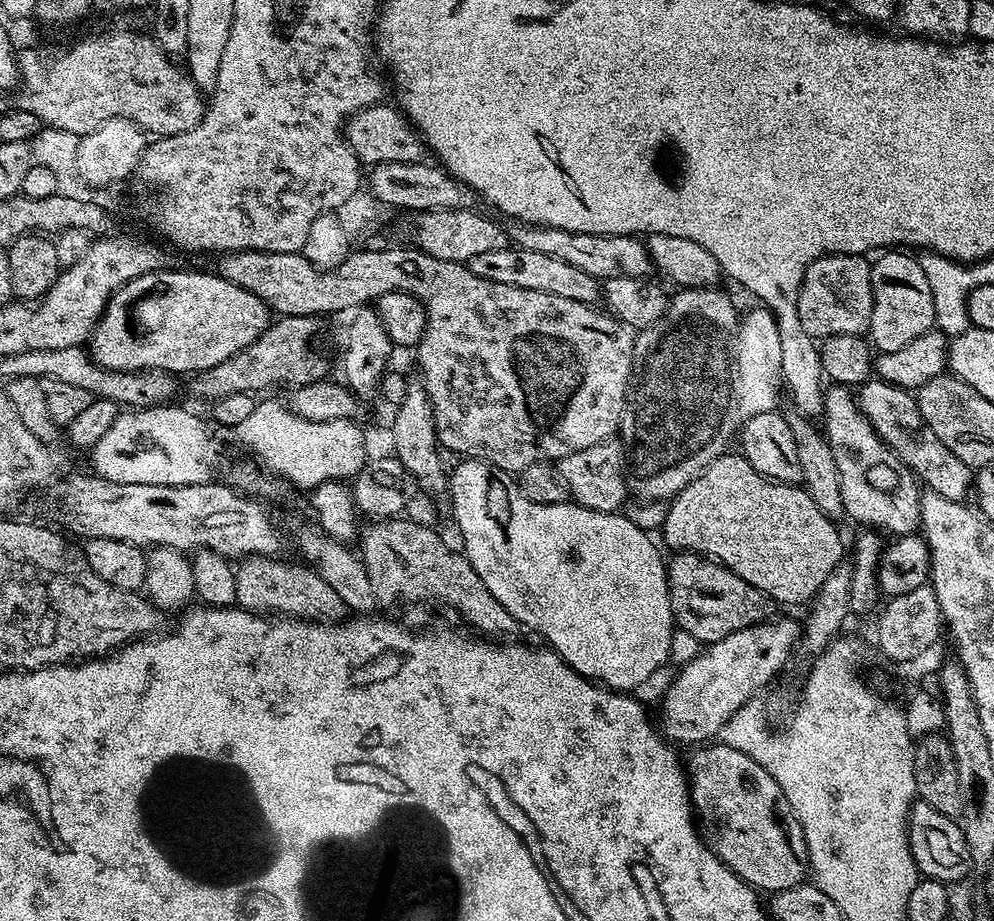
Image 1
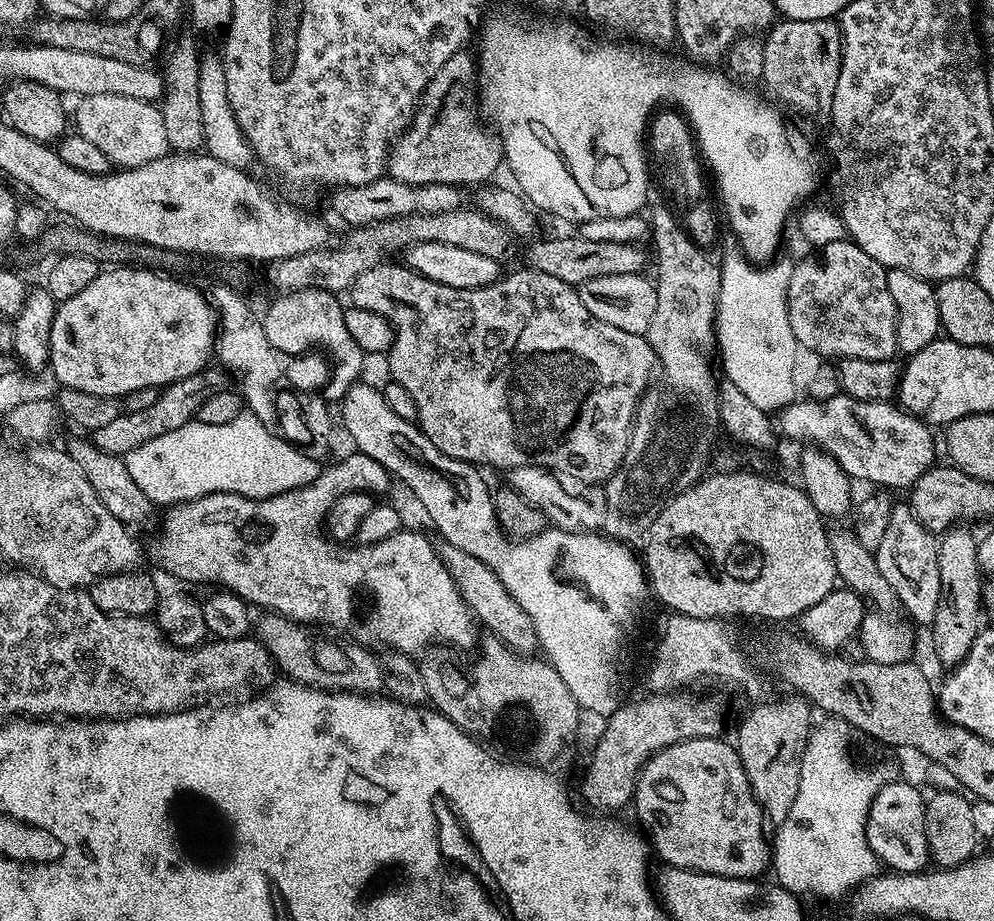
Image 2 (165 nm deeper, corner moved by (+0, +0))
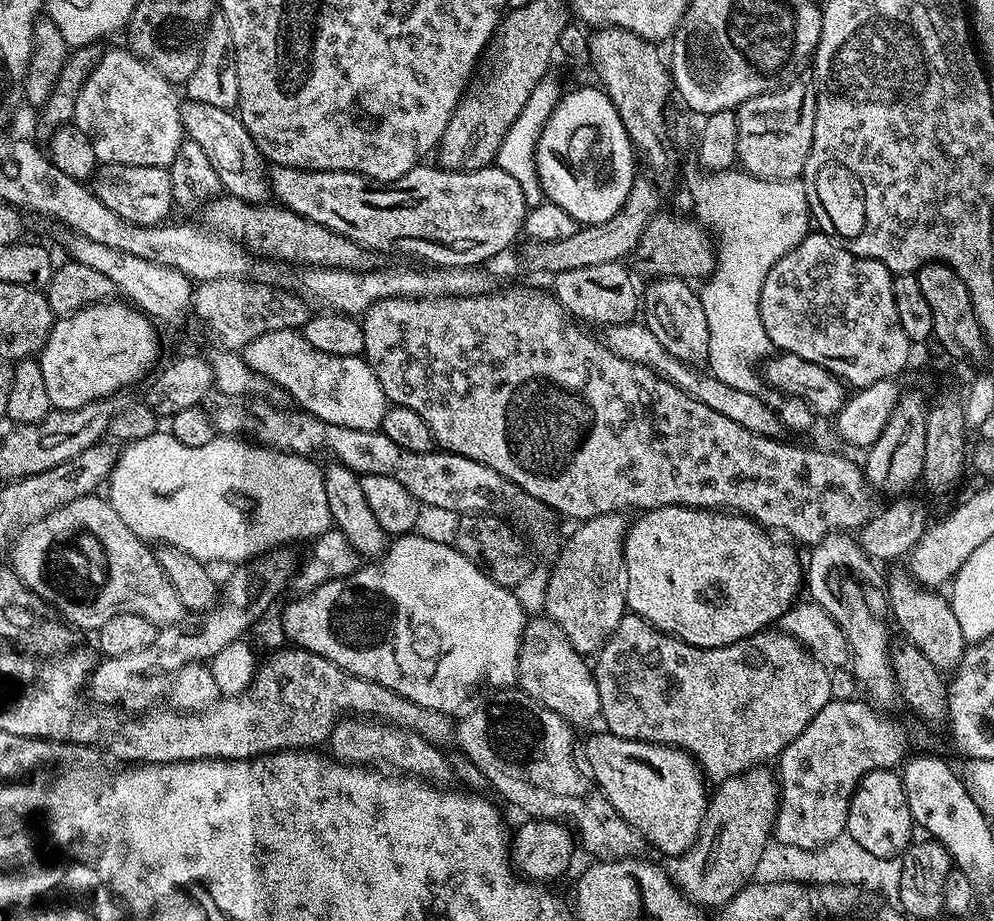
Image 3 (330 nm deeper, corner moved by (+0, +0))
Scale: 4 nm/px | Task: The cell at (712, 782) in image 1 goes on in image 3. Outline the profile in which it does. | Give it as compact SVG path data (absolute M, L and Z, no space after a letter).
M599 730L582 744L582 760L596 785L606 794L606 798L618 810L625 822L640 833L668 858L681 856L696 840L704 815L708 810L710 788L700 765L689 752L682 748L672 748L668 744L651 744L645 740L631 740L615 736L613 732Z

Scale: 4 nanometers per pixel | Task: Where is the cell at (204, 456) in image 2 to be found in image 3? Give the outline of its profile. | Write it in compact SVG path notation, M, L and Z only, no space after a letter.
M158 430L154 434L150 434L150 438L142 438L138 442L127 445L123 450L125 452L121 456L119 453L115 457L110 469L110 475L106 481L106 489L108 488L106 499L109 504L114 506L114 510L118 510L122 522L126 522L126 526L130 526L130 530L142 541L151 542L156 546L186 550L186 554L205 562L217 560L220 564L239 566L253 560L256 556L261 556L263 552L272 551L273 548L295 545L295 540L311 542L333 527L330 506L326 502L324 474L321 465L315 464L317 462L315 459L295 456L292 452L280 452L277 448L265 448L262 444L249 442L244 438L219 434L216 434L204 446L186 446L172 436L168 430Z

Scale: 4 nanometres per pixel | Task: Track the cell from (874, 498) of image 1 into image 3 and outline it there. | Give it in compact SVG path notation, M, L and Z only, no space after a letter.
M903 567L896 568L886 576L886 595L891 619L904 631L907 643L918 646L930 662L941 670L954 670L964 656L966 641L962 634L962 626L958 626L958 618L954 618L954 610L947 595L939 596L939 591L926 588L912 577L911 572Z

